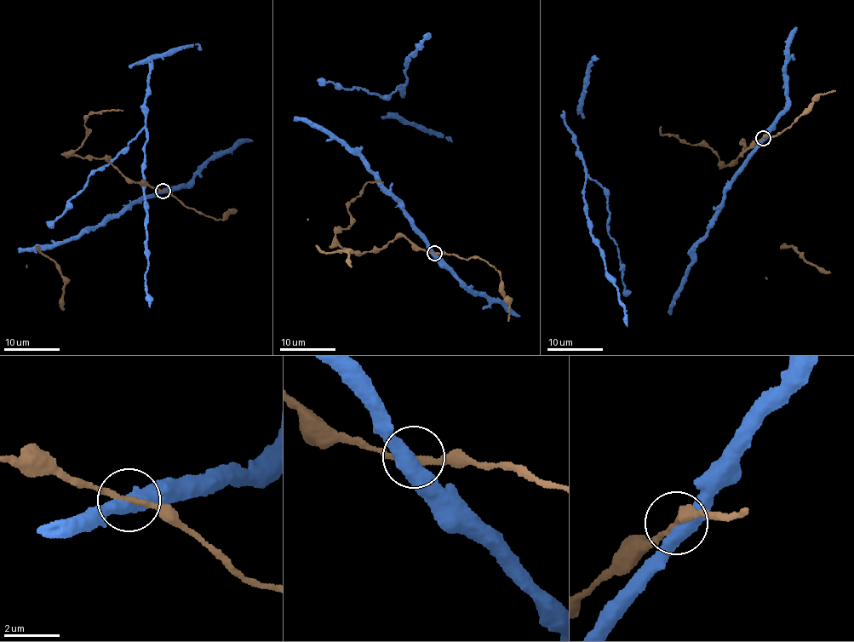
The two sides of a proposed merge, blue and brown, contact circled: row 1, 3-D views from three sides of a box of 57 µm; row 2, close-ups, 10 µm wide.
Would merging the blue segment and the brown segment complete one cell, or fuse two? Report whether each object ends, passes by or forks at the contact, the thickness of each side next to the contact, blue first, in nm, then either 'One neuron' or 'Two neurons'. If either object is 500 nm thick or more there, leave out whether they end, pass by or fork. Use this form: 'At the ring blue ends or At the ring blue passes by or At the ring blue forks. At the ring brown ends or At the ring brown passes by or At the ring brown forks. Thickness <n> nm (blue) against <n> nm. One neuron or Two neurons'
At the ring blue passes by. At the ring brown passes by. Thickness 480 nm (blue) against 180 nm. One neuron

